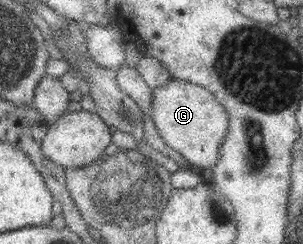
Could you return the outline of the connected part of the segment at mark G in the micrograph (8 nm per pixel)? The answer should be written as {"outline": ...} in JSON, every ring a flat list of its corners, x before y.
{"outline":[[174,79,169,85,156,89,153,117,164,141,185,157,187,165,197,166,208,173,219,164,221,149,228,136,229,116,212,90]]}

